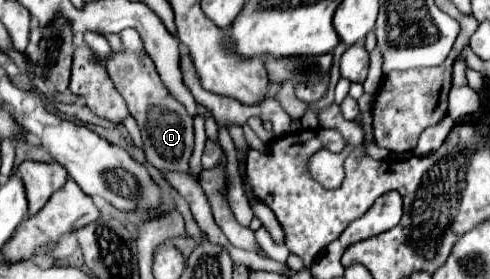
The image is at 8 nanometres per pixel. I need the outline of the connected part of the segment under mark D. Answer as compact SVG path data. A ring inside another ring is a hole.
M137 32L121 34L121 50L113 50L105 58L105 66L117 92L125 98L131 116L137 120L141 128L147 160L159 170L187 172L189 168L187 164L193 152L193 120L185 112L185 108L177 100L173 100L167 88L161 84L155 64L145 54Z

